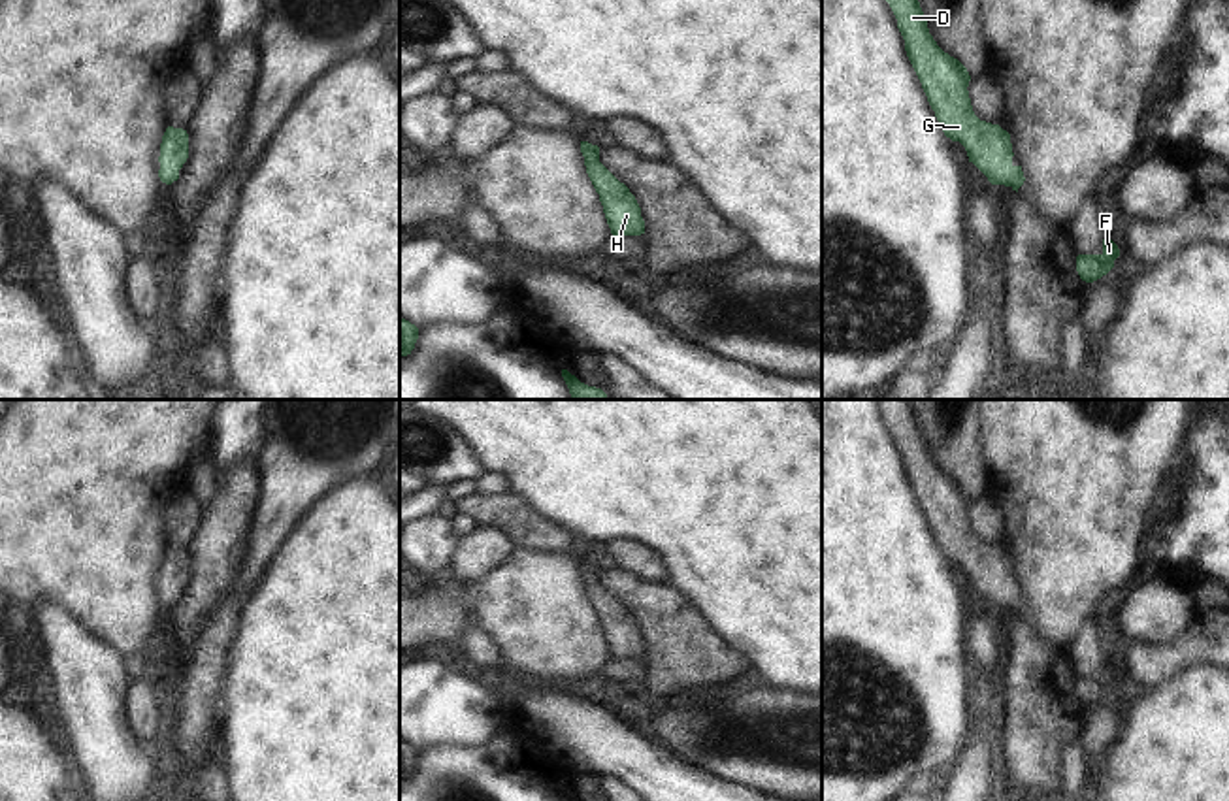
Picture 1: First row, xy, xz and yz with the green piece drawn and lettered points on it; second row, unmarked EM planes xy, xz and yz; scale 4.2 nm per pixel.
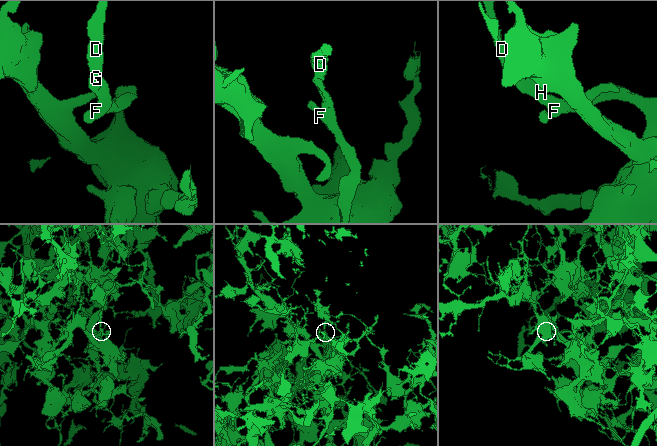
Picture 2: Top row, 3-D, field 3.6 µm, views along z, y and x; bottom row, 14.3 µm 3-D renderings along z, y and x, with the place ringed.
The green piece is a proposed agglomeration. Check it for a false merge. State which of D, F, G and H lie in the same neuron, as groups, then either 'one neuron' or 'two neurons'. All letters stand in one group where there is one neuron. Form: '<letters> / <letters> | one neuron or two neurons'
D F G H | one neuron

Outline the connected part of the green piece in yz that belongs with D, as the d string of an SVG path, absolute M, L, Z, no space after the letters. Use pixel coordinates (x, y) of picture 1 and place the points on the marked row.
M918 0L886 2L897 19L907 57L944 136L965 147L969 162L991 185L1005 185L1018 192L1025 177L1022 166L1012 164L1010 134L975 115L967 90L971 81L967 68L937 45Z

